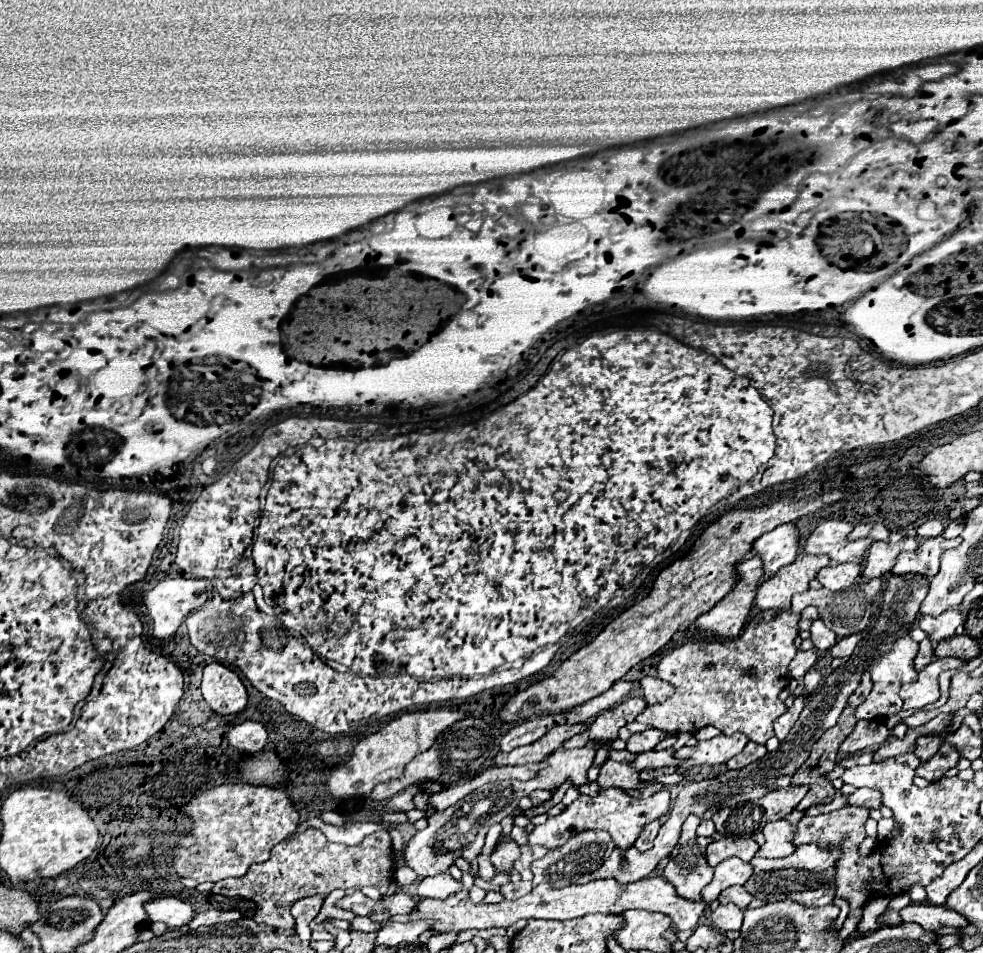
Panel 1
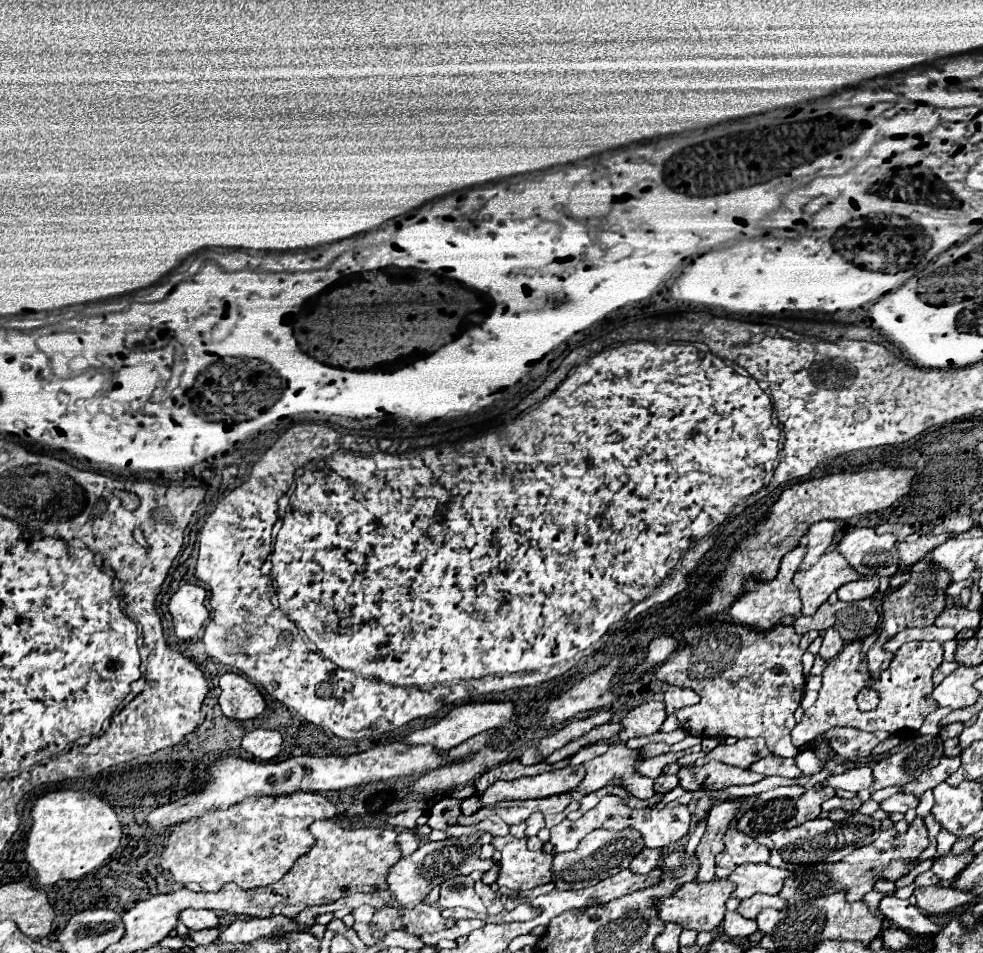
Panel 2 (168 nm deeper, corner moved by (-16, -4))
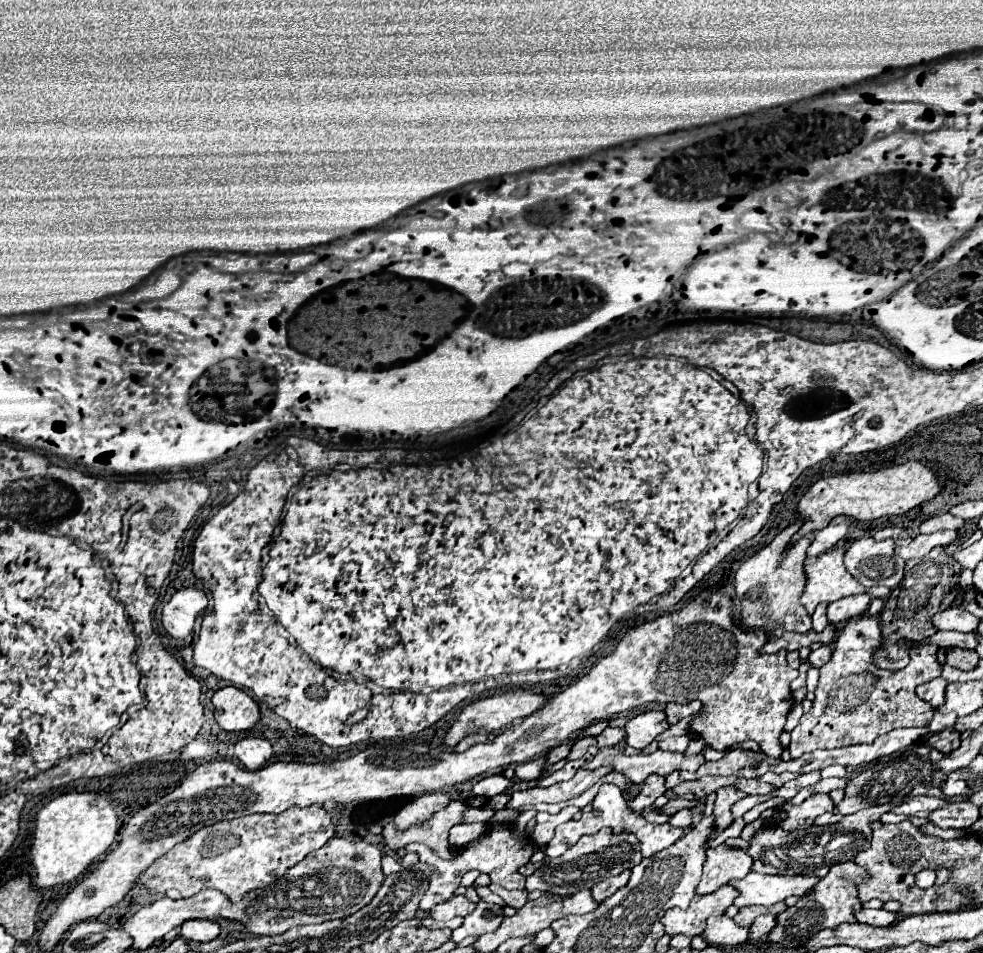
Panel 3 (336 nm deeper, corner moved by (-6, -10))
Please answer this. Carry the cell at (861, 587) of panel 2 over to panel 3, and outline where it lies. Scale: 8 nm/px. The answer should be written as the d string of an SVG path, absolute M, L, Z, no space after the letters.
M858 594L858 596L846 596L842 600L836 600L828 606L828 620L838 624L838 622L846 622L854 616L860 616L868 604L870 604L870 594Z

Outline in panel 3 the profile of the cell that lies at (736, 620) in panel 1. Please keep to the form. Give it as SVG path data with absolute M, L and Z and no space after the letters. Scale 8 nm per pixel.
M798 524L784 528L768 546L748 558L736 572L736 596L740 598L740 616L746 628L766 628L774 636L782 636L786 630L808 632L812 620L800 604L800 594L804 588L804 558L810 538L800 538L788 552L786 544L798 532Z

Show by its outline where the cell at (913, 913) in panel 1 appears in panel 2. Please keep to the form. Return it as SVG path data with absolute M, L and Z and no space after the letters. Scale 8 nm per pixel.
M886 896L878 908L886 920L914 936L936 934L942 928L940 924L932 922L926 914L922 914L916 906L912 906L908 900L900 900L896 896Z

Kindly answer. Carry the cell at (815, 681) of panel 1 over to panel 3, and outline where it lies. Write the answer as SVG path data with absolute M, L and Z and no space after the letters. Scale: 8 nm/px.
M870 616L852 618L840 630L834 642L834 652L828 664L820 668L820 680L812 710L806 712L798 726L792 730L788 752L792 758L800 758L804 752L816 748L840 748L850 744L870 744L878 736L894 728L928 726L934 710L916 696L916 686L940 676L942 666L936 658L934 644L910 648L910 664L900 672L880 670L870 660L870 650L876 646L876 634L880 628L870 624Z

